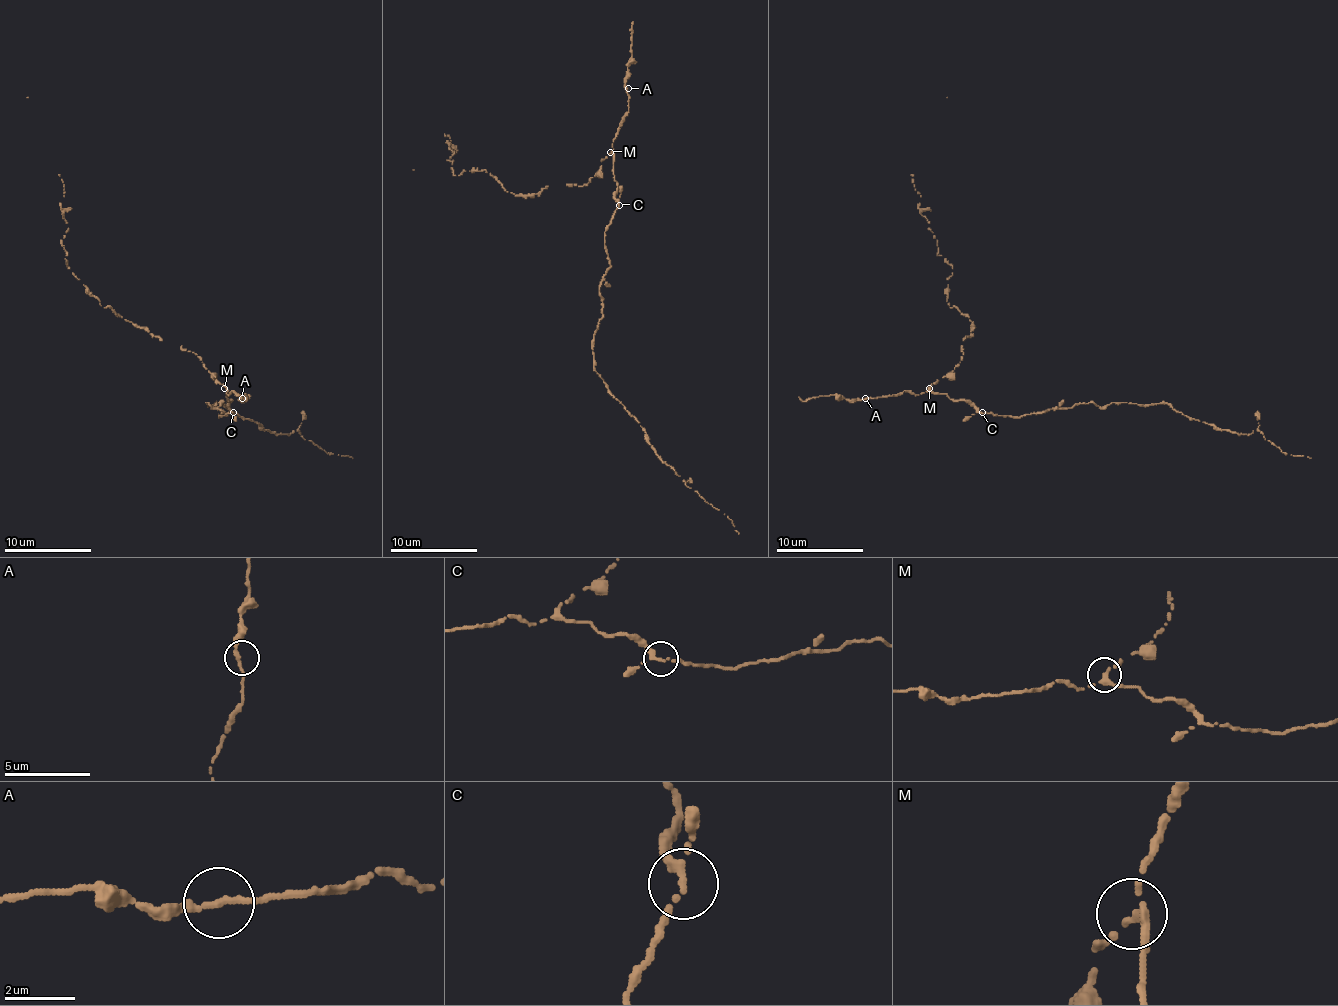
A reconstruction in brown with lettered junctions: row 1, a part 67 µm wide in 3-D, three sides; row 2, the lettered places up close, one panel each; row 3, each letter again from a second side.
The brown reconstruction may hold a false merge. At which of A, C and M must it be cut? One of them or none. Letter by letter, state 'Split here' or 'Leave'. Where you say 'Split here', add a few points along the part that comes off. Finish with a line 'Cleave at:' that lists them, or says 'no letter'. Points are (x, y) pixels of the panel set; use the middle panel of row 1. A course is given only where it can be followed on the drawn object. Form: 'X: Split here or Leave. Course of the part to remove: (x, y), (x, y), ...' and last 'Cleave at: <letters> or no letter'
A: Leave
C: Leave
M: Leave
Cleave at: no letter

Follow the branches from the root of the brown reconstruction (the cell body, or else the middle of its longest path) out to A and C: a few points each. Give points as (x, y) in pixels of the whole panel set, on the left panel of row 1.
A: (227, 398), (227, 392), (240, 394), (242, 398)
C: (227, 398), (231, 401), (229, 407), (233, 411)

